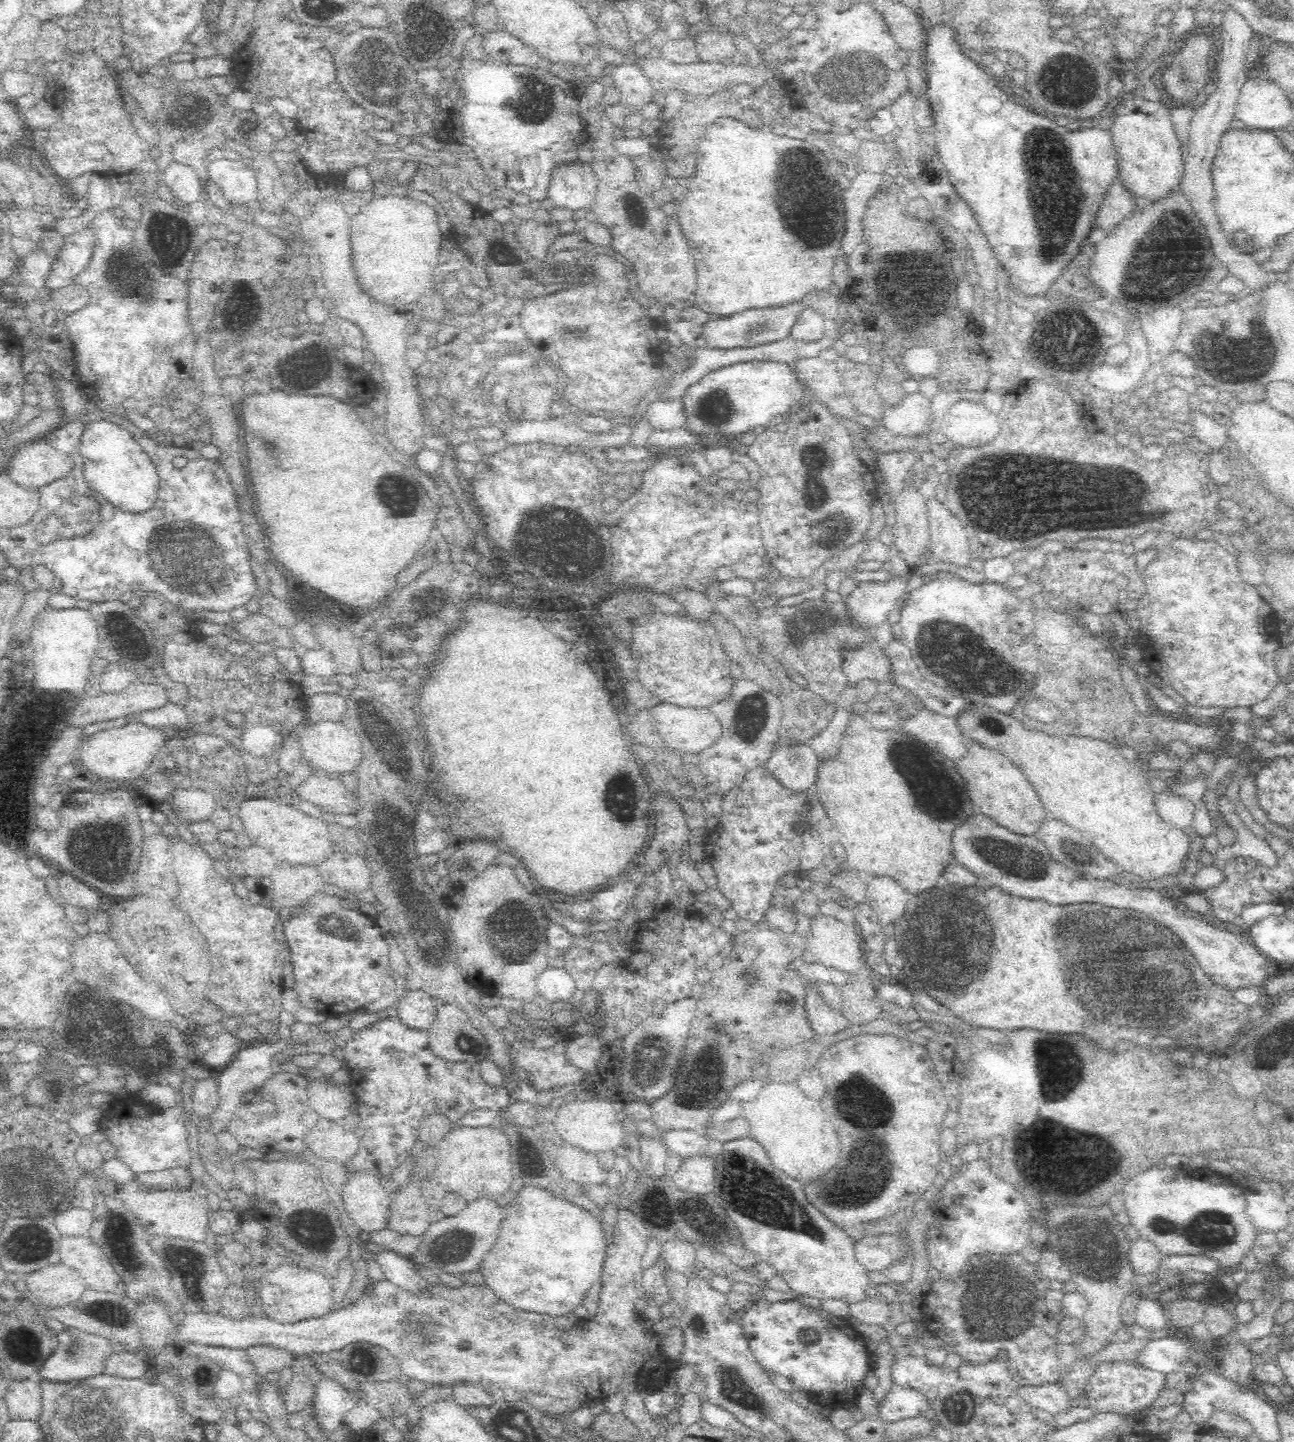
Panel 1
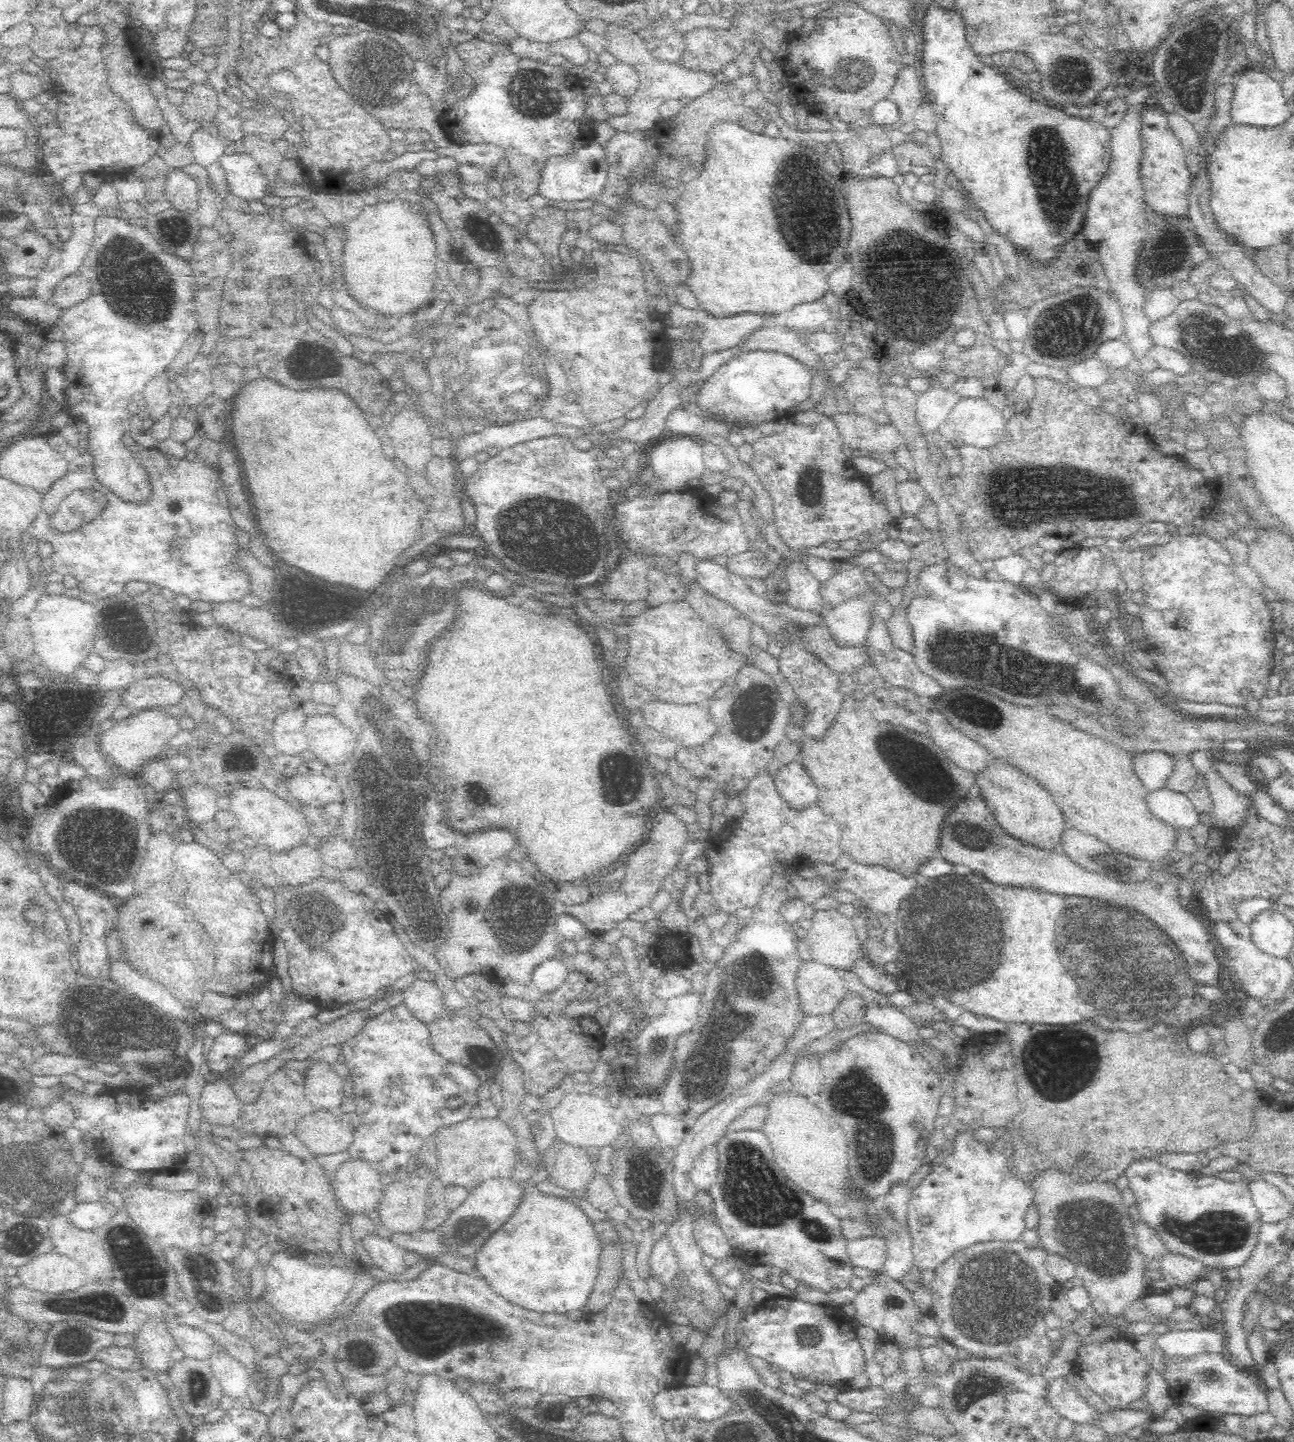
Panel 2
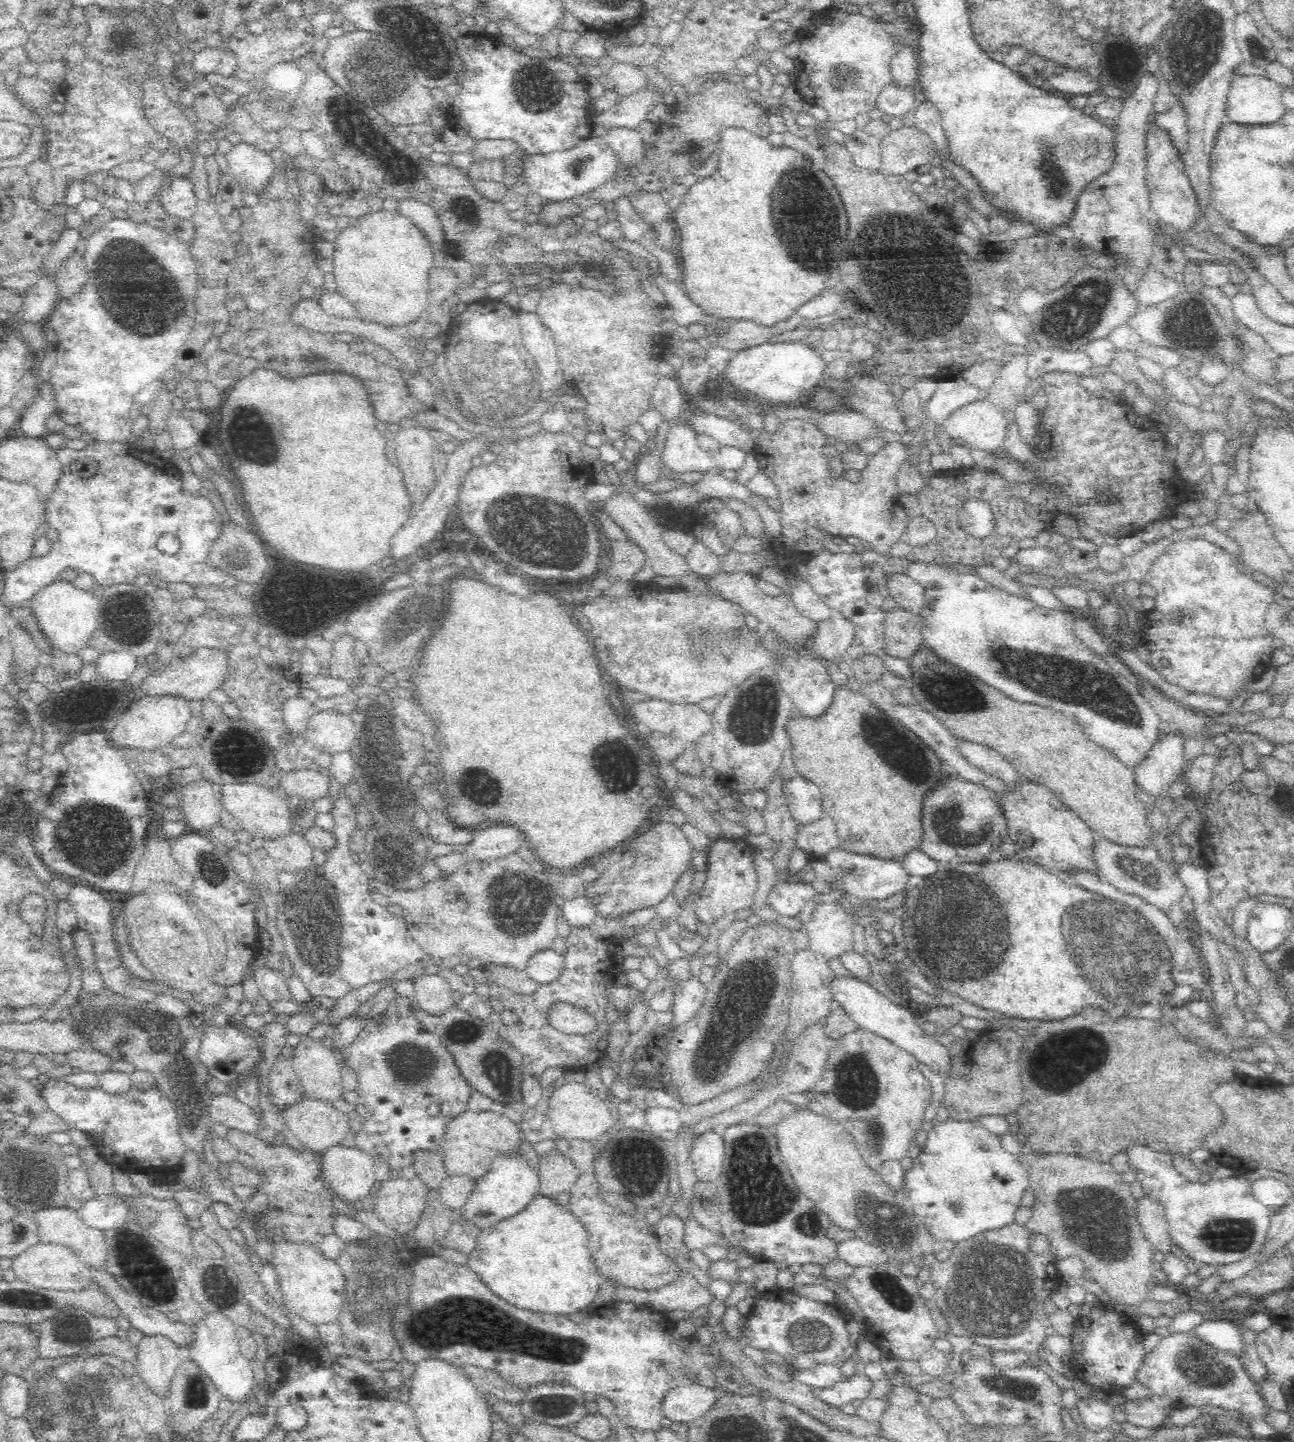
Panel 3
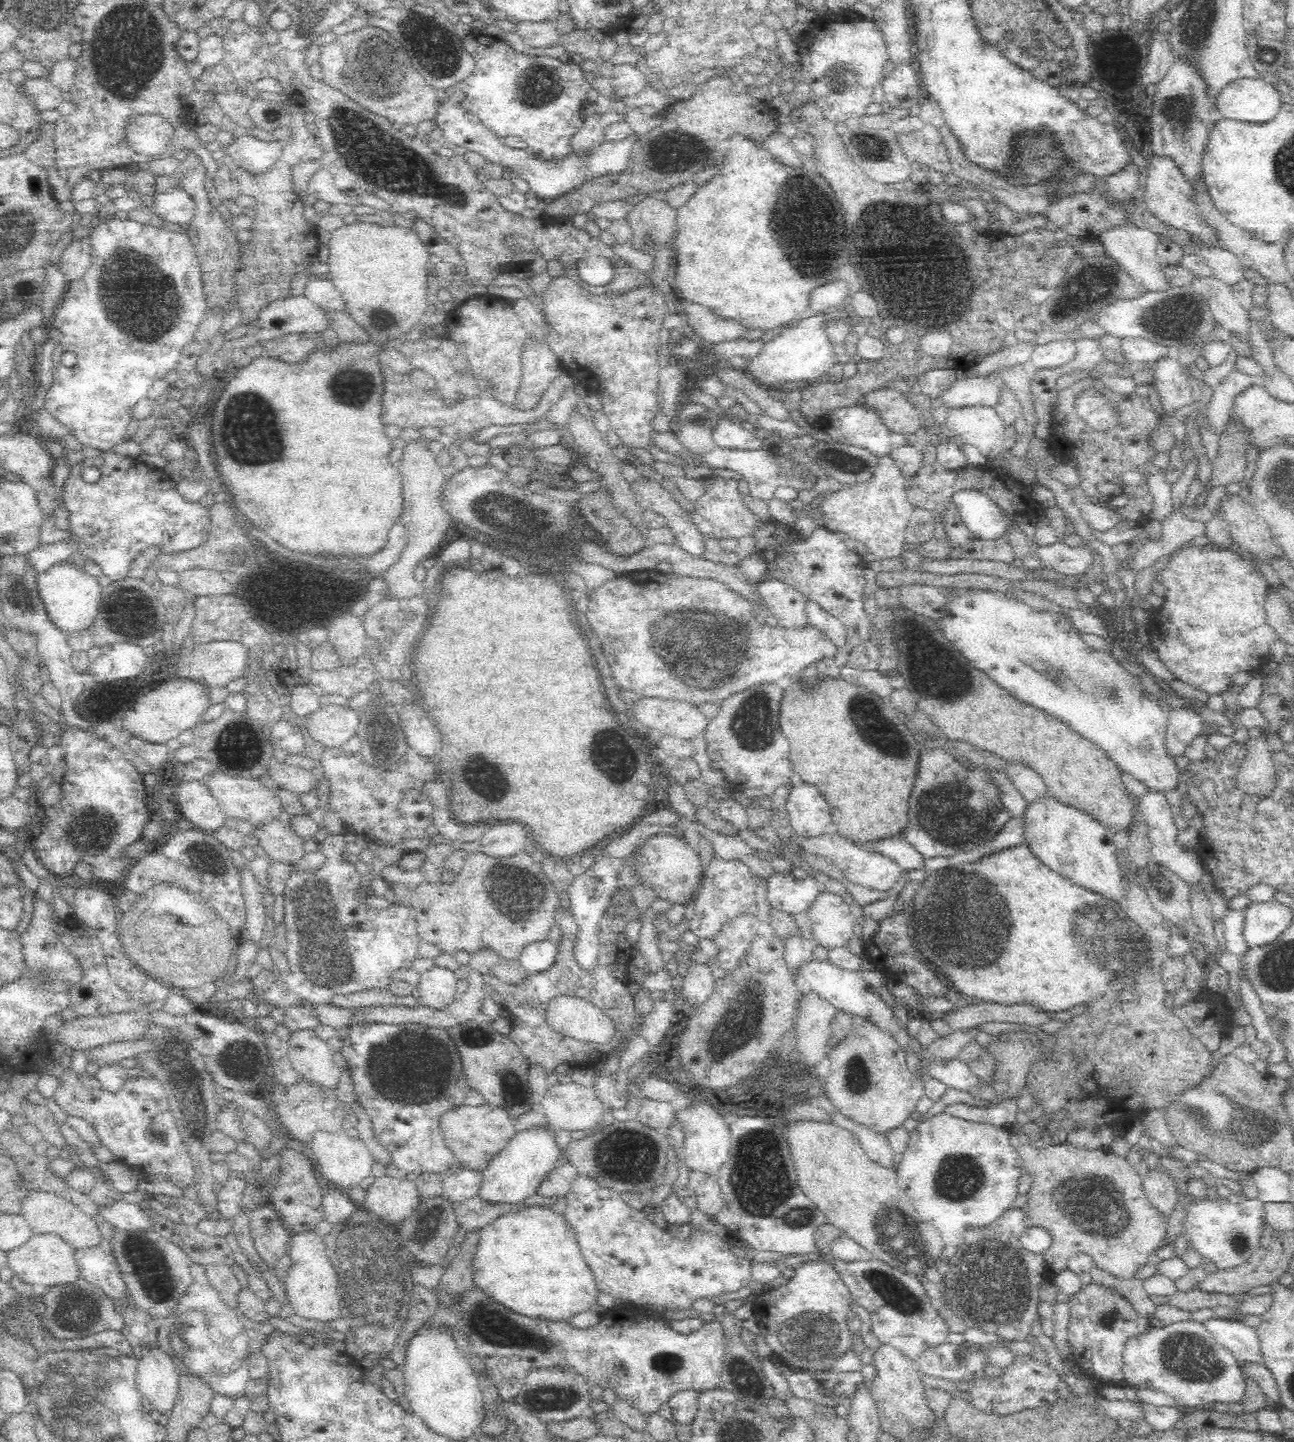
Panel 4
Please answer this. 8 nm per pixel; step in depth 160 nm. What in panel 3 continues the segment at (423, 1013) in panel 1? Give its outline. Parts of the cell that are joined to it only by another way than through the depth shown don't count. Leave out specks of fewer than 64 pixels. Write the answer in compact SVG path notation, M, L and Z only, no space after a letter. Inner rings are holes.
M416 975L413 980L414 991L411 1000L416 1010L438 1016L448 1007L455 1005L456 995L449 984L438 975Z

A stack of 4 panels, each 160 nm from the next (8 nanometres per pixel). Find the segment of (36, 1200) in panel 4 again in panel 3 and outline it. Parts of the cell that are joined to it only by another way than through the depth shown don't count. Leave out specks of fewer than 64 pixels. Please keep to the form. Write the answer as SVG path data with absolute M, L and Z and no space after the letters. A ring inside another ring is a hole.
M46 1208L36 1212L34 1216L38 1222L40 1240L46 1244L66 1246L90 1270L100 1270L108 1262L103 1232L88 1228L76 1214L66 1208Z

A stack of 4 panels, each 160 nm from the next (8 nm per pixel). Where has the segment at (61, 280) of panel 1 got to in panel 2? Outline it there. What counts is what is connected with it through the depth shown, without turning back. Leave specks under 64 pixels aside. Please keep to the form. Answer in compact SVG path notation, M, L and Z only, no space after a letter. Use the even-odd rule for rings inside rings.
M75 204L70 218L74 222L72 236L68 236L66 242L60 242L53 249L44 270L37 276L33 296L44 301L51 299L54 289L62 279L78 274L94 238L98 208L92 204Z

